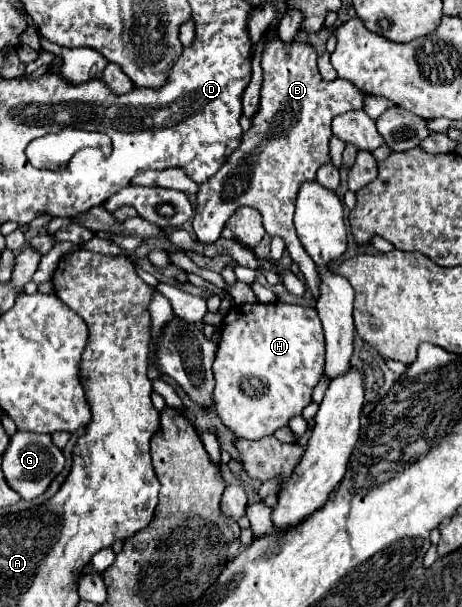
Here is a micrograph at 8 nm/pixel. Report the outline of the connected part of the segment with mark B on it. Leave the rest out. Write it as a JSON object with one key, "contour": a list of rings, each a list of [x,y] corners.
{"contour":[[[269,26],[263,34],[265,46],[261,54],[263,84],[259,110],[251,118],[251,128],[243,132],[239,148],[229,156],[227,164],[219,168],[207,184],[199,184],[197,210],[193,218],[193,230],[199,242],[213,242],[219,238],[227,218],[241,206],[251,206],[261,212],[263,226],[269,236],[281,236],[295,264],[305,274],[307,288],[319,296],[319,276],[311,256],[307,256],[295,226],[293,208],[299,186],[315,180],[319,166],[331,162],[329,140],[333,138],[331,120],[337,114],[363,110],[365,94],[349,80],[327,82],[317,70],[317,52],[303,42],[285,44],[277,36],[277,28]]]}

